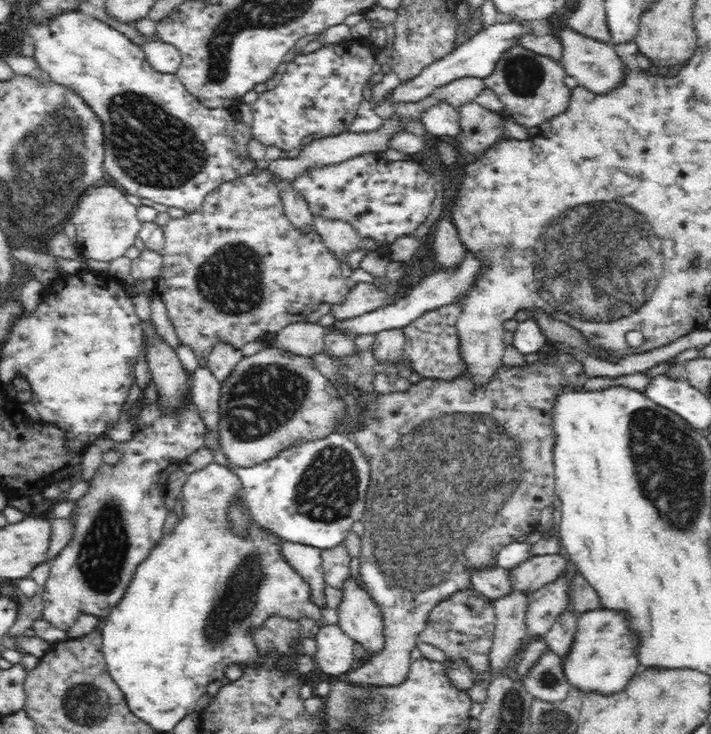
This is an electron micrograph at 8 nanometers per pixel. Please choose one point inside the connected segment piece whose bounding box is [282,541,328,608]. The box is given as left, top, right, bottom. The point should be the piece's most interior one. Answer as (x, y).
(307, 560)

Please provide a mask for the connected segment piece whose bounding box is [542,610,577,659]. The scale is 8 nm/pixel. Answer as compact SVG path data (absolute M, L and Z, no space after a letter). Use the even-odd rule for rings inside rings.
M568 611L558 618L558 622L542 636L548 648L552 649L558 656L566 659L572 646L574 646L574 636L577 632L577 614Z

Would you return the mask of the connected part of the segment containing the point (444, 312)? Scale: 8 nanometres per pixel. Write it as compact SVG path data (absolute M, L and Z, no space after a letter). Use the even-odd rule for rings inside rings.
M458 302L458 304L438 307L403 328L405 336L403 356L410 361L410 372L420 373L426 379L443 381L453 381L454 378L466 374L458 347L457 321L462 315L461 306L462 302Z

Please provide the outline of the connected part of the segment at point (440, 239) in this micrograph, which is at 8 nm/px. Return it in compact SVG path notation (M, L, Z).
M450 217L442 218L433 228L435 260L438 262L438 268L446 268L462 261L465 248L456 230L455 223Z

